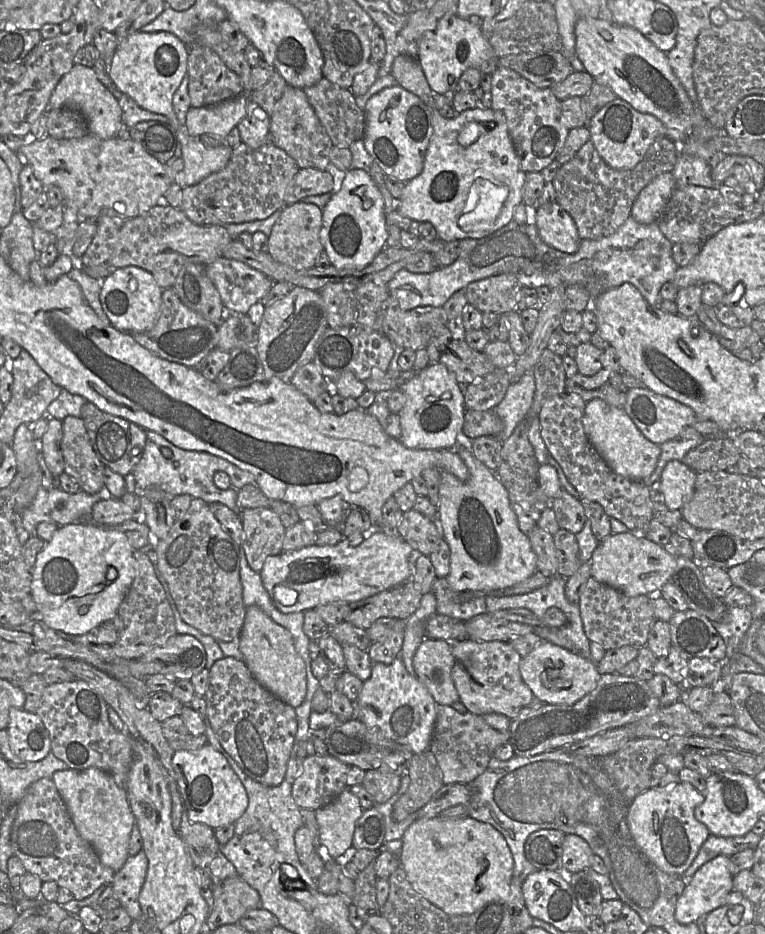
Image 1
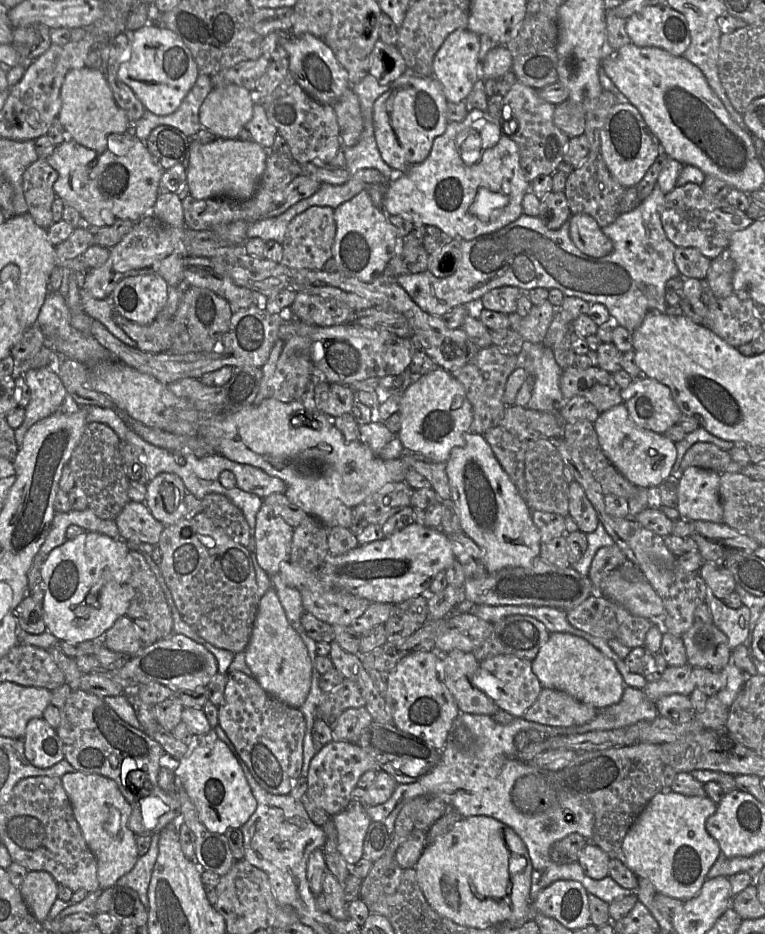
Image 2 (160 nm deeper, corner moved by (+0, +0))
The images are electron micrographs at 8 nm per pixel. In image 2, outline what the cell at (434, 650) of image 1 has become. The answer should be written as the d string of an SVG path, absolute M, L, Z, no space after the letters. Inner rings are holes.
M452 650L438 662L438 678L452 694L461 713L492 716L500 708L472 684L479 667L473 653Z

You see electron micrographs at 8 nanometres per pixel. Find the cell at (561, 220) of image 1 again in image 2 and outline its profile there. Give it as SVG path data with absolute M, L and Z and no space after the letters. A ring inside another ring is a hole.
M574 214L568 220L570 238L584 254L600 258L613 251L613 242L603 233L597 221L586 214Z

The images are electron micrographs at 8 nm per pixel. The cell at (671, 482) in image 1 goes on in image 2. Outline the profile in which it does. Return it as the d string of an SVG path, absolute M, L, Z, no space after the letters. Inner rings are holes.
M688 467L678 480L676 509L681 518L723 523L719 496L720 474L699 467Z

